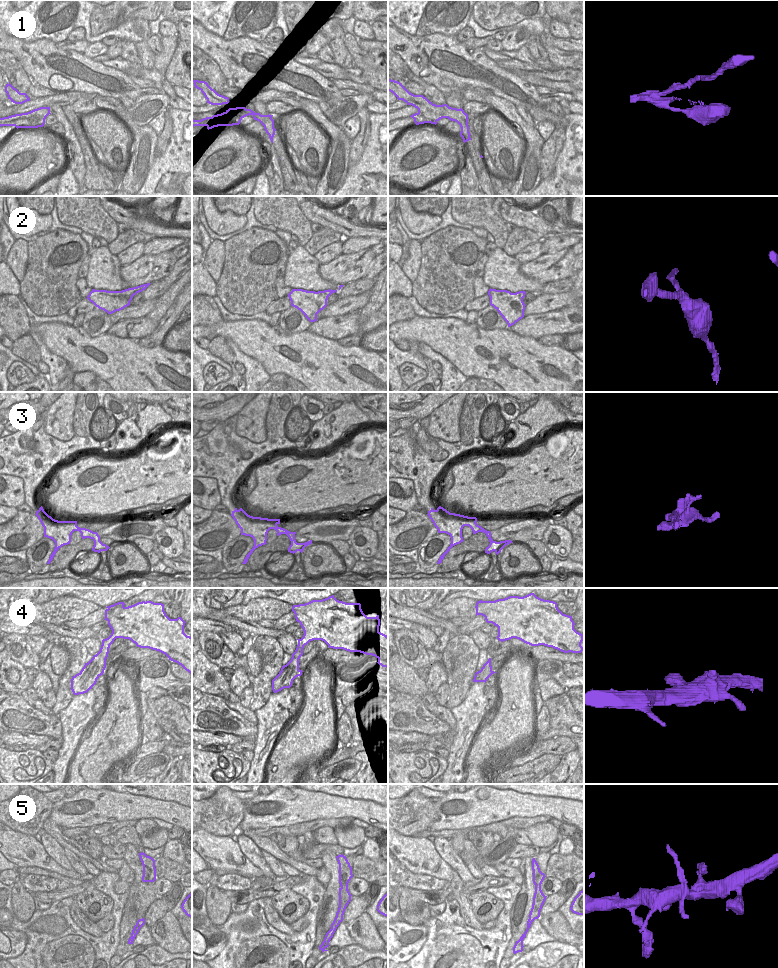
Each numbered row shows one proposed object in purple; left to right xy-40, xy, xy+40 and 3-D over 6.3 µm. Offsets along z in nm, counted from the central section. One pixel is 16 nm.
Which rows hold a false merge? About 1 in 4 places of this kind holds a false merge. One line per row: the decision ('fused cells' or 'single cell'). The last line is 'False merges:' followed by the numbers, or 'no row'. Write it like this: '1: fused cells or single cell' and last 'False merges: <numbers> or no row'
1: fused cells
2: single cell
3: single cell
4: single cell
5: fused cells
False merges: 1, 5

